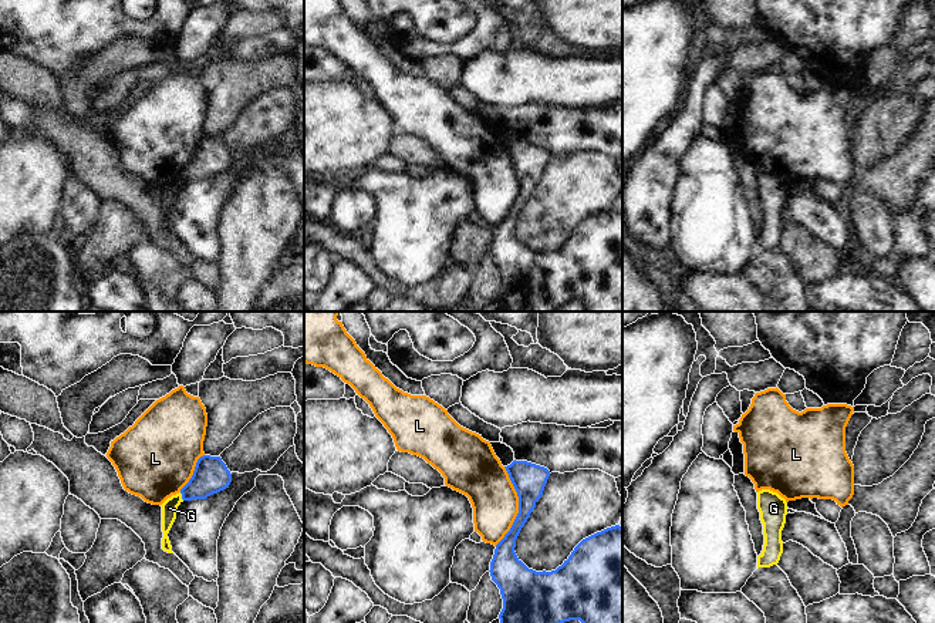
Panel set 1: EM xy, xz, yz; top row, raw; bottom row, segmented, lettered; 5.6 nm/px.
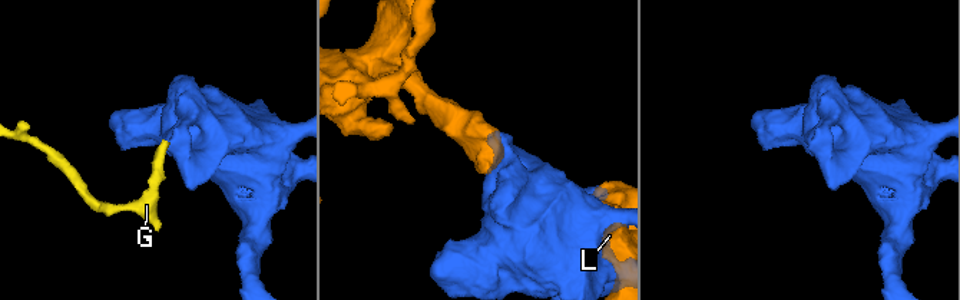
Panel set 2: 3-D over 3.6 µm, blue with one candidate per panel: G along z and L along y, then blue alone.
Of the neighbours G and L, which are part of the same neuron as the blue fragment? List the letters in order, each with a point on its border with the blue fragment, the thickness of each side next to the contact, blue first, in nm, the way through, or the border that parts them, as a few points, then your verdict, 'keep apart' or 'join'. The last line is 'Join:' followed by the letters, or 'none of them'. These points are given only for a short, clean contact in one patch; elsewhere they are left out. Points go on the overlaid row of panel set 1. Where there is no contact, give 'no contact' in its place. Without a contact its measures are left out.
G: meets blue in xy at (182, 497); 200 nm thick on the blue side, 90 nm on the other; border along xy (179, 492), (184, 499); keep apart
L: meets blue in xz at (519, 507); 190 nm thick on the blue side, 280 nm on the other; keep apart
Join: none of them

